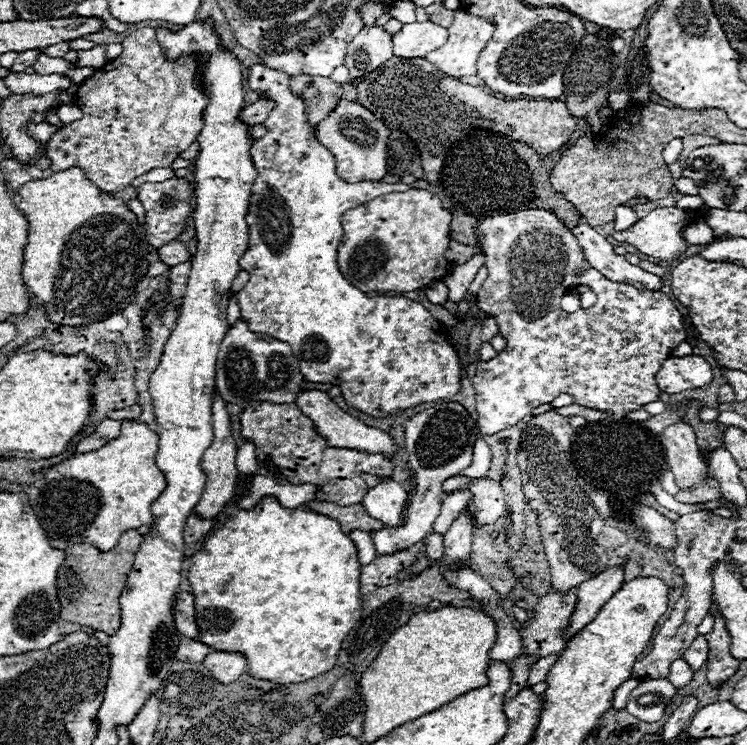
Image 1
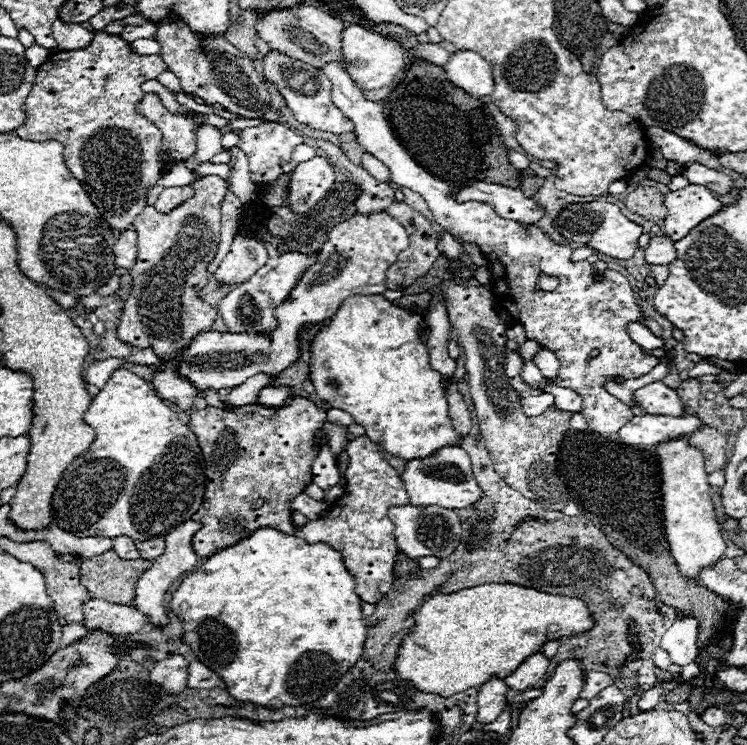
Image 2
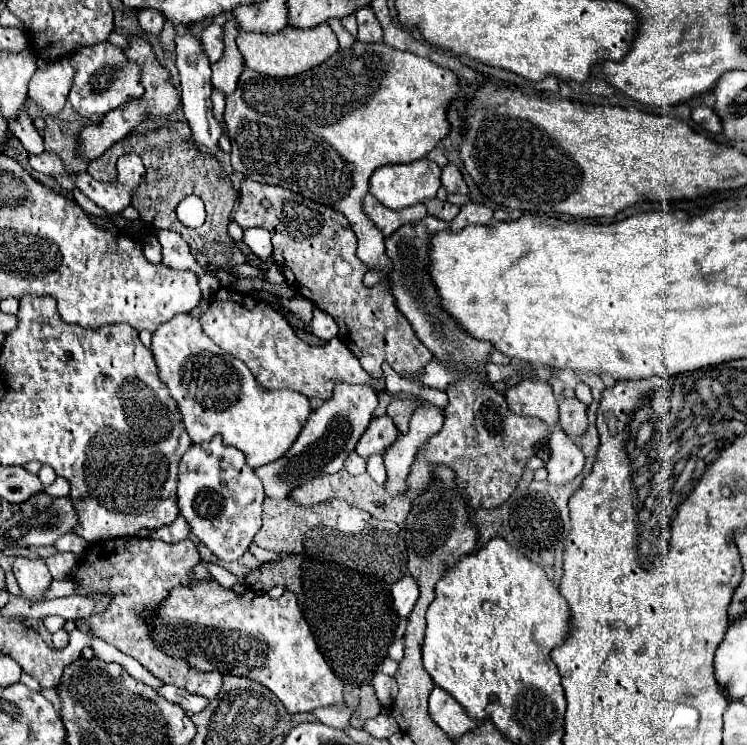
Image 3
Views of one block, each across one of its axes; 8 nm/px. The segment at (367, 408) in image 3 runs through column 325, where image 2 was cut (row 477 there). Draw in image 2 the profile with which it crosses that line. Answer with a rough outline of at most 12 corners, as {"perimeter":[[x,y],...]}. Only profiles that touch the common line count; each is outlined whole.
{"perimeter":[[462,448],[406,462],[412,506],[460,510],[482,498]]}

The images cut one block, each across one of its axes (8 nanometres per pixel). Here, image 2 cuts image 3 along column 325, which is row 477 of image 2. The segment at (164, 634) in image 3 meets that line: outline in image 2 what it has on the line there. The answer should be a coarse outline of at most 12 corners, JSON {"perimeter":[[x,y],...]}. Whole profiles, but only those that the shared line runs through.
{"perimeter":[[688,436],[658,460],[664,536],[684,576],[726,548],[702,450]]}

